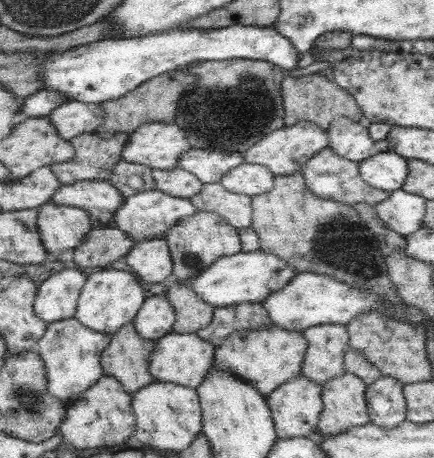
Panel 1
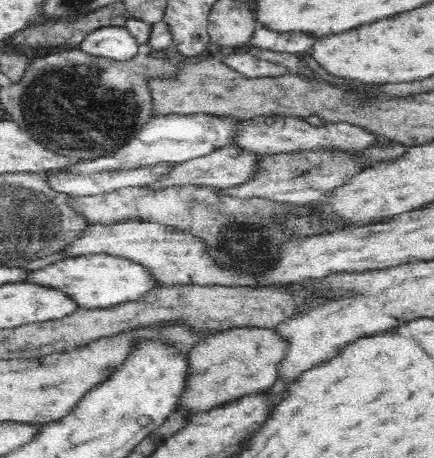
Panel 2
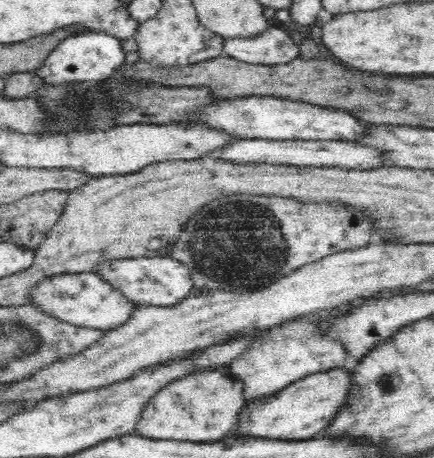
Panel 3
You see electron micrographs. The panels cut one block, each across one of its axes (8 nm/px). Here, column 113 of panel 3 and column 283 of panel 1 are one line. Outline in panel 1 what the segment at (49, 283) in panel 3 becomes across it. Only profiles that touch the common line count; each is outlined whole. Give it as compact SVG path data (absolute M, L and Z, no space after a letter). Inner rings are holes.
M311 272L295 274L285 286L271 292L261 302L261 306L267 310L273 326L279 326L281 330L295 332L295 334L301 334L303 330L307 330L311 326L347 326L347 322L361 316L369 308L379 308L377 304L379 304L379 300L375 300L369 294L357 292L355 288L351 288L343 282L337 282L329 276L321 276L321 274L315 276Z

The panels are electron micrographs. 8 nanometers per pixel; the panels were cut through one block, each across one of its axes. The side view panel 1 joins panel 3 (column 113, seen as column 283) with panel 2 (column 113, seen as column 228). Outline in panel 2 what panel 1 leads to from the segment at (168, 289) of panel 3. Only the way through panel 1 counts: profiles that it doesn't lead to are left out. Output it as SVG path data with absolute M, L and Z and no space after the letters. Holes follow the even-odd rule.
M92 254L78 258L68 256L62 262L32 272L28 276L28 282L46 286L48 290L66 292L72 302L80 306L80 310L108 310L114 306L122 306L124 302L136 302L140 298L146 298L156 288L156 280L148 272L148 268L142 268L128 258L116 258L110 254Z

